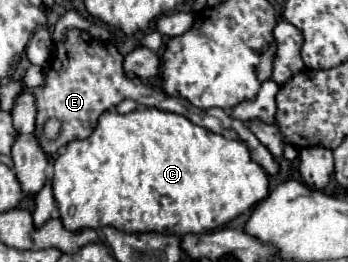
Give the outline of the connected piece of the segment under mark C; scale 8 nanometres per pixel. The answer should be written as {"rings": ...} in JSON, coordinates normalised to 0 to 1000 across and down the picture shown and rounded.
{"rings":[[[397,408],[379,431],[345,439],[345,431],[293,431],[293,447],[282,447],[282,469],[270,485],[270,508],[253,531],[230,531],[230,538],[201,538],[184,561],[184,584],[161,599],[155,615],[155,668],[149,668],[149,737],[155,760],[167,775],[167,805],[172,805],[172,836],[184,851],[184,866],[195,882],[230,882],[241,866],[259,874],[293,874],[293,866],[333,866],[345,882],[362,889],[425,889],[425,882],[448,882],[448,889],[477,889],[477,897],[534,897],[534,889],[586,889],[586,882],[609,882],[626,874],[638,859],[649,859],[655,844],[678,836],[684,821],[707,813],[718,790],[730,790],[741,767],[753,767],[770,744],[770,676],[764,653],[724,615],[707,553],[695,553],[690,538],[672,531],[649,531],[638,515],[603,508],[598,492],[580,492],[557,469],[546,469],[534,447],[511,447],[511,431],[483,431],[483,424],[460,424],[443,408]]]}

